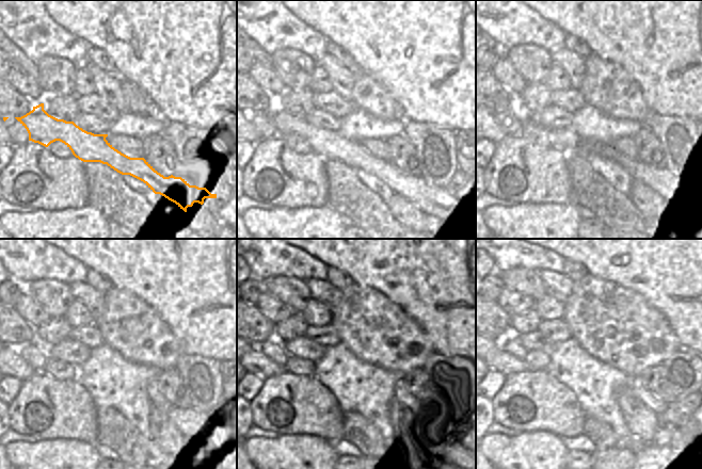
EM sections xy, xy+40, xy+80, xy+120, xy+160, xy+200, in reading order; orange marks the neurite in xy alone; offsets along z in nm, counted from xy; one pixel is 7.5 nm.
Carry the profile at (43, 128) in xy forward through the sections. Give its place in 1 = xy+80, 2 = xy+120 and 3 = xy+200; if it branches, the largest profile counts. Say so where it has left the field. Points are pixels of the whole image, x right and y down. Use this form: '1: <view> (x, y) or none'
1: xy+80 (564, 140)
2: xy+120 (187, 421)
3: xy+200 (675, 419)

